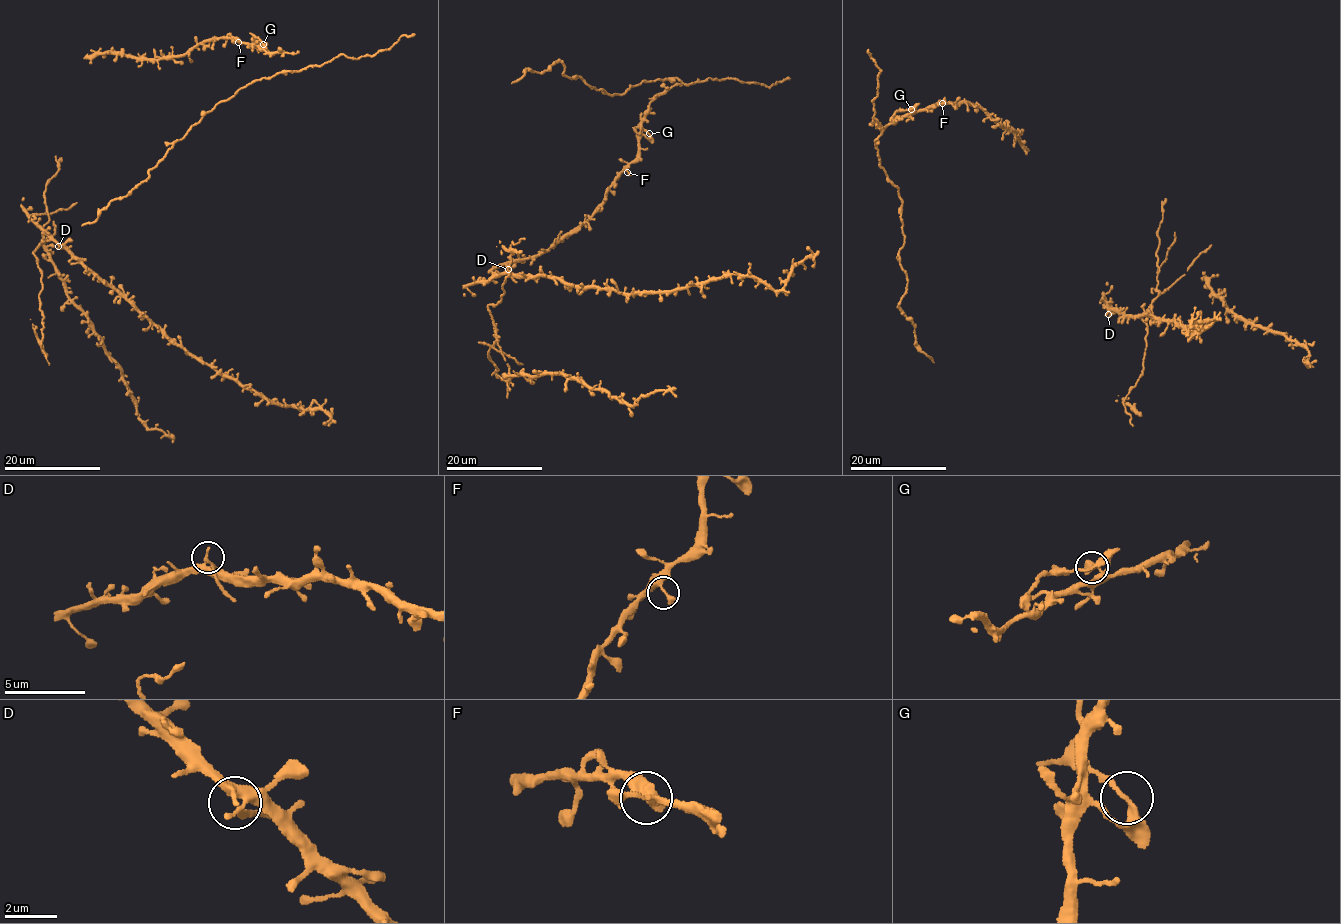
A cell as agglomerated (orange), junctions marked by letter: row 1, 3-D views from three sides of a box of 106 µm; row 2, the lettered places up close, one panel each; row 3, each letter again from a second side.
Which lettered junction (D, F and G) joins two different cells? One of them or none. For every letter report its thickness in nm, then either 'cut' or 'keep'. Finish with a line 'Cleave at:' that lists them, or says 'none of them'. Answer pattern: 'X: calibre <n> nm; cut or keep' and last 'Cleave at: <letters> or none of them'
D: calibre 170 nm; keep
F: calibre 260 nm; keep
G: calibre 200 nm; cut
Cleave at: G

